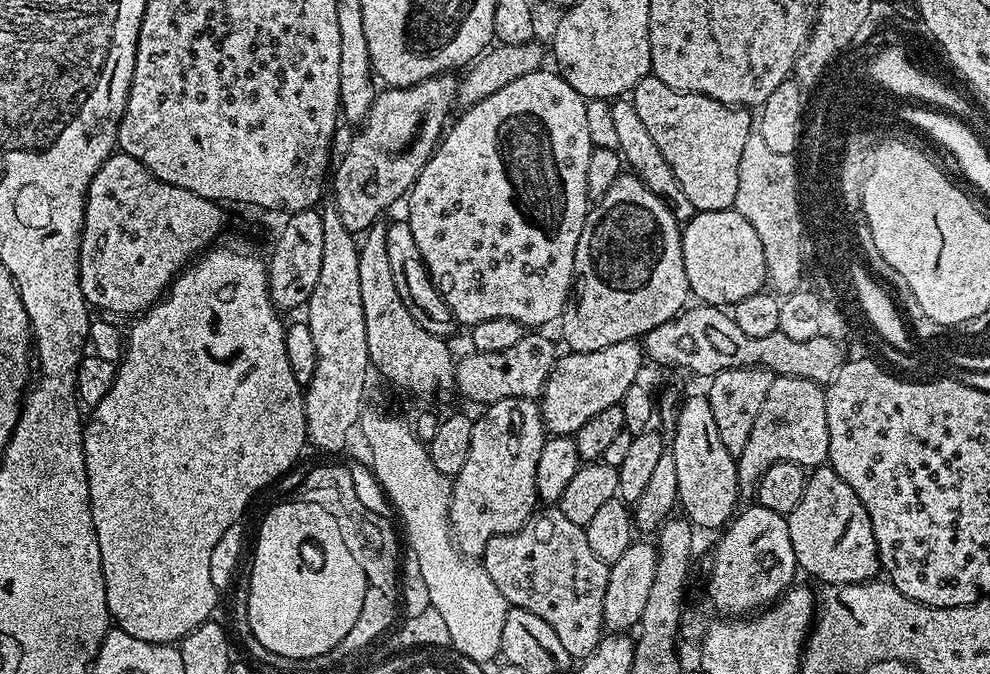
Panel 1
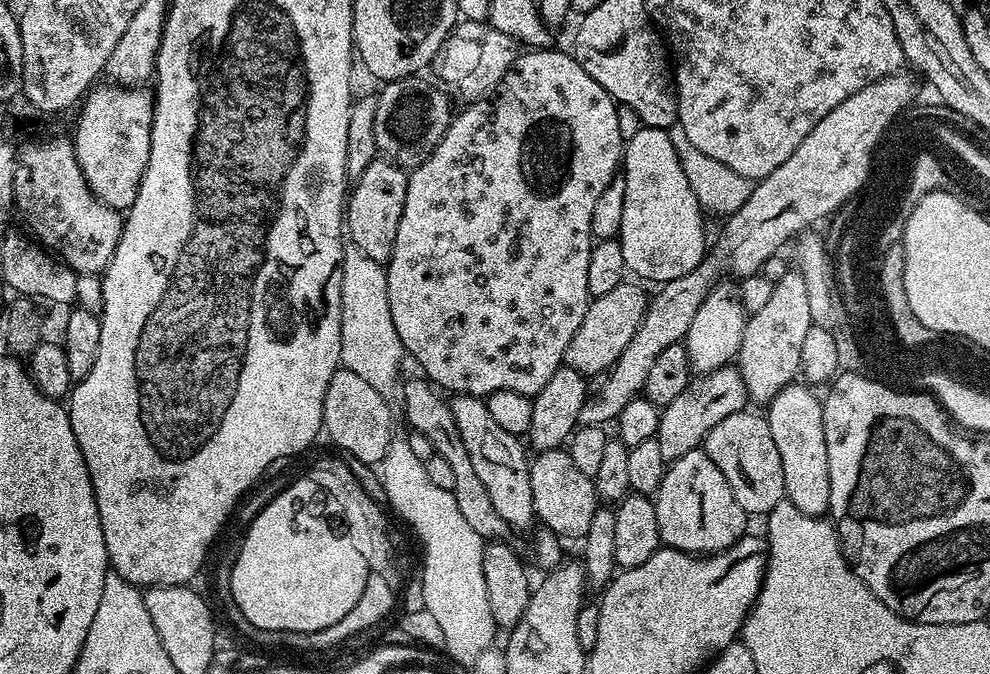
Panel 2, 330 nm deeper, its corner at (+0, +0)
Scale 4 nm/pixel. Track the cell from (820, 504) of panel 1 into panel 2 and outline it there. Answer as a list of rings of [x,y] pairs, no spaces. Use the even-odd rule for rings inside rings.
[[[800,382],[788,384],[772,399],[771,404],[767,405],[766,415],[770,434],[774,434],[774,446],[778,446],[778,455],[782,457],[784,495],[787,503],[798,506],[804,516],[823,517],[828,512],[830,502],[826,434],[822,426],[824,406],[821,397],[816,397],[811,391],[815,392]]]

